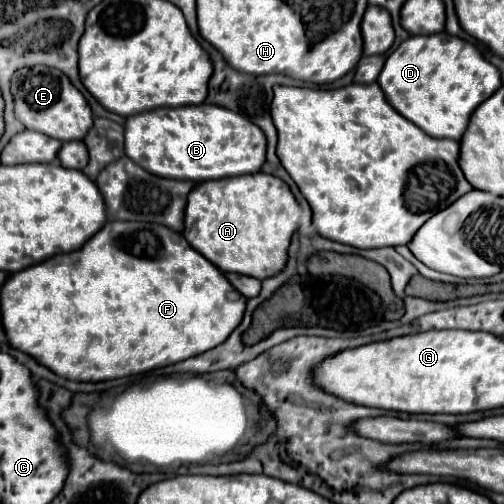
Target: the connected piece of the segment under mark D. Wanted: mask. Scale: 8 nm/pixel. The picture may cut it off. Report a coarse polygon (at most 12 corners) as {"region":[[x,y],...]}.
{"region":[[410,36],[376,80],[404,118],[460,140],[500,86],[480,50]]}

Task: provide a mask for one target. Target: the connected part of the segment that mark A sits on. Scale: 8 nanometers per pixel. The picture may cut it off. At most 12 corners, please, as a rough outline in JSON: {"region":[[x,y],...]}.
{"region":[[206,180],[184,238],[222,272],[284,268],[302,210],[288,184]]}

